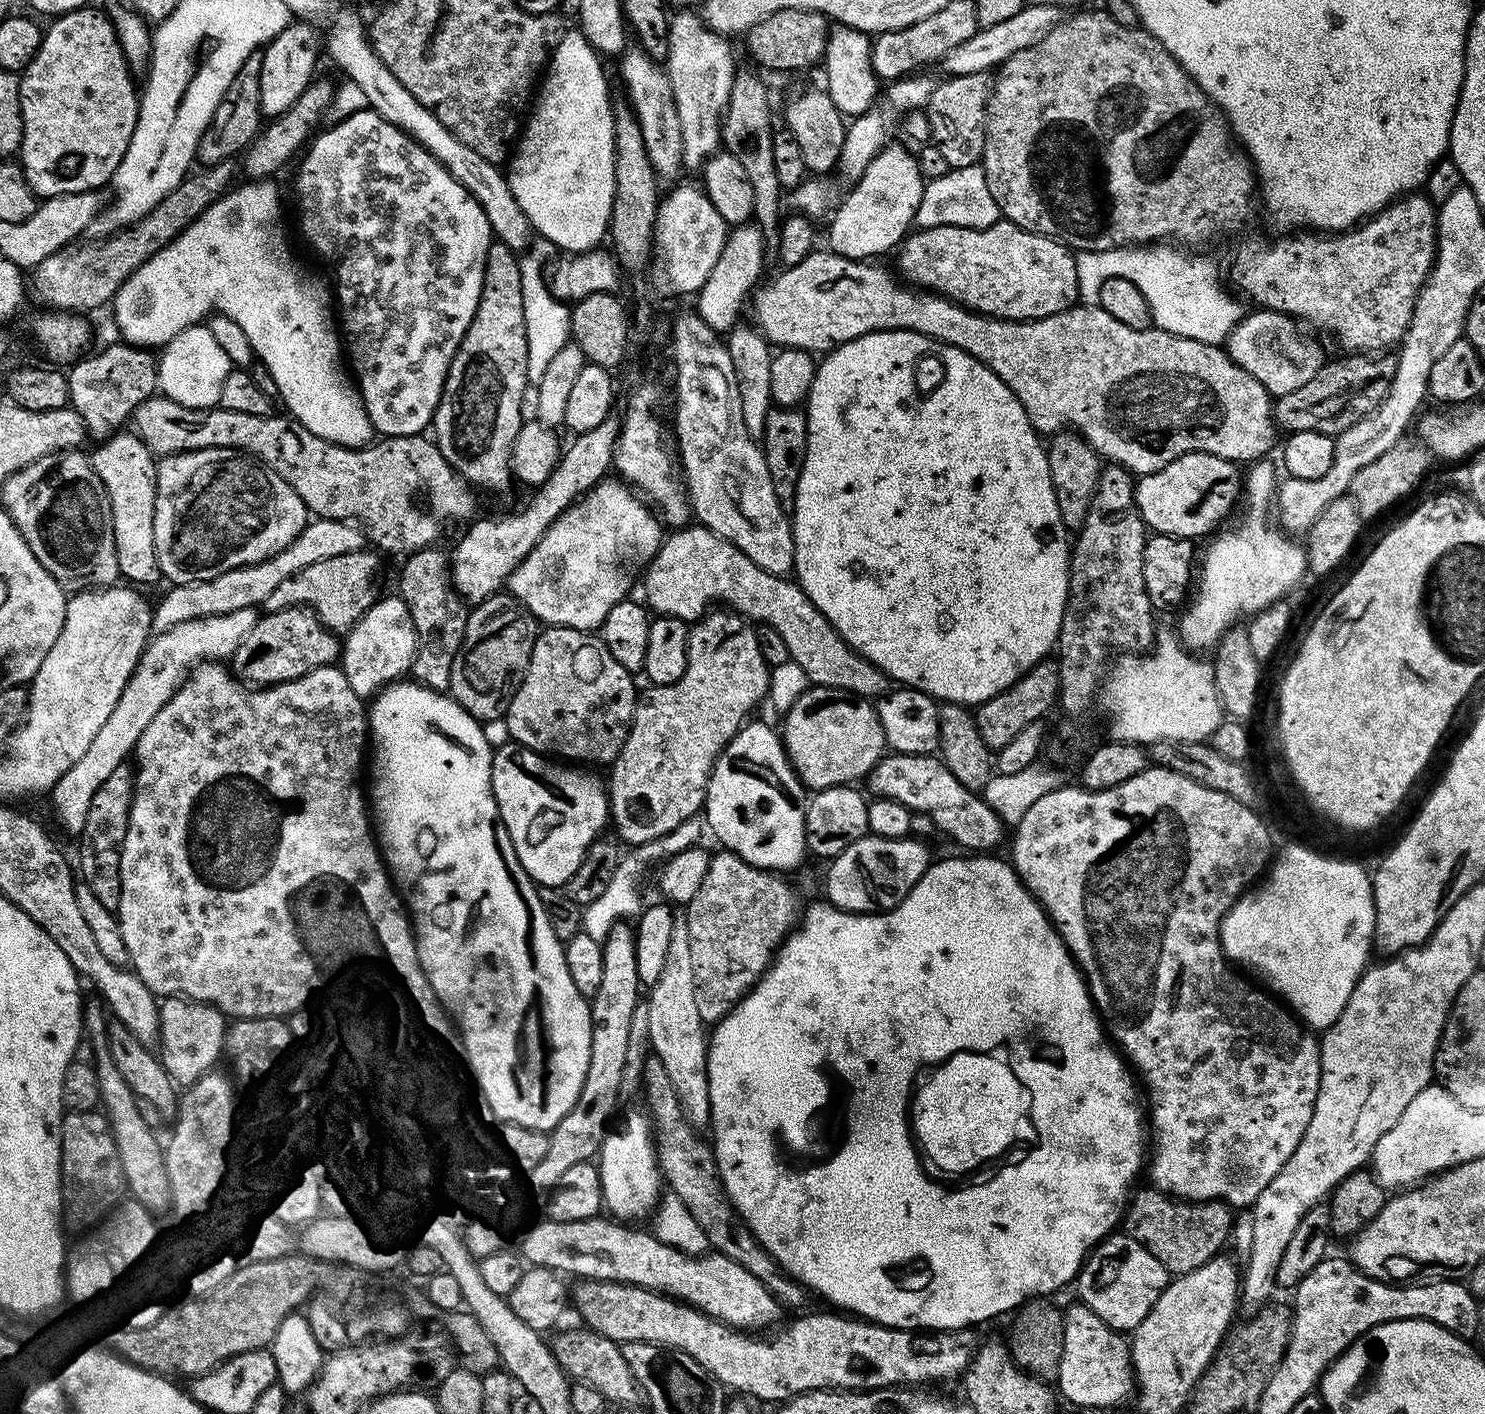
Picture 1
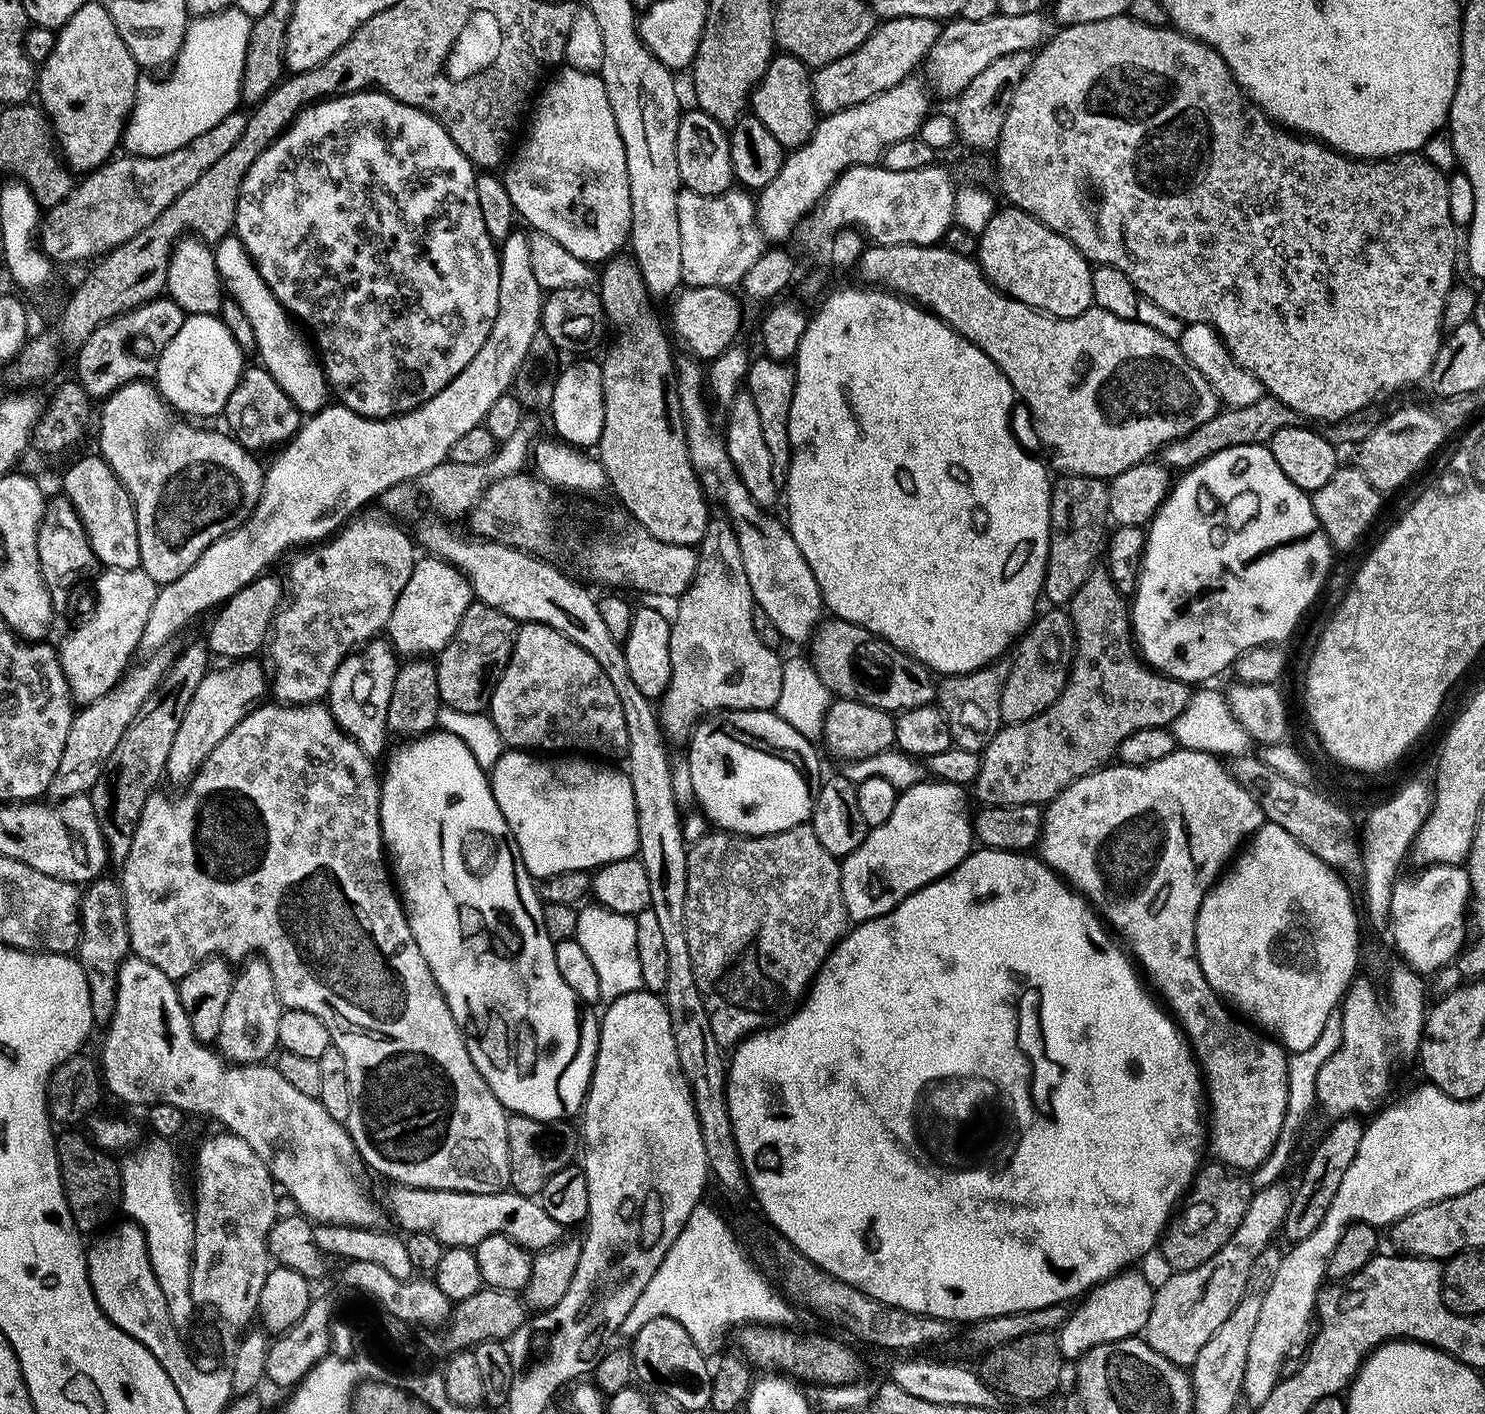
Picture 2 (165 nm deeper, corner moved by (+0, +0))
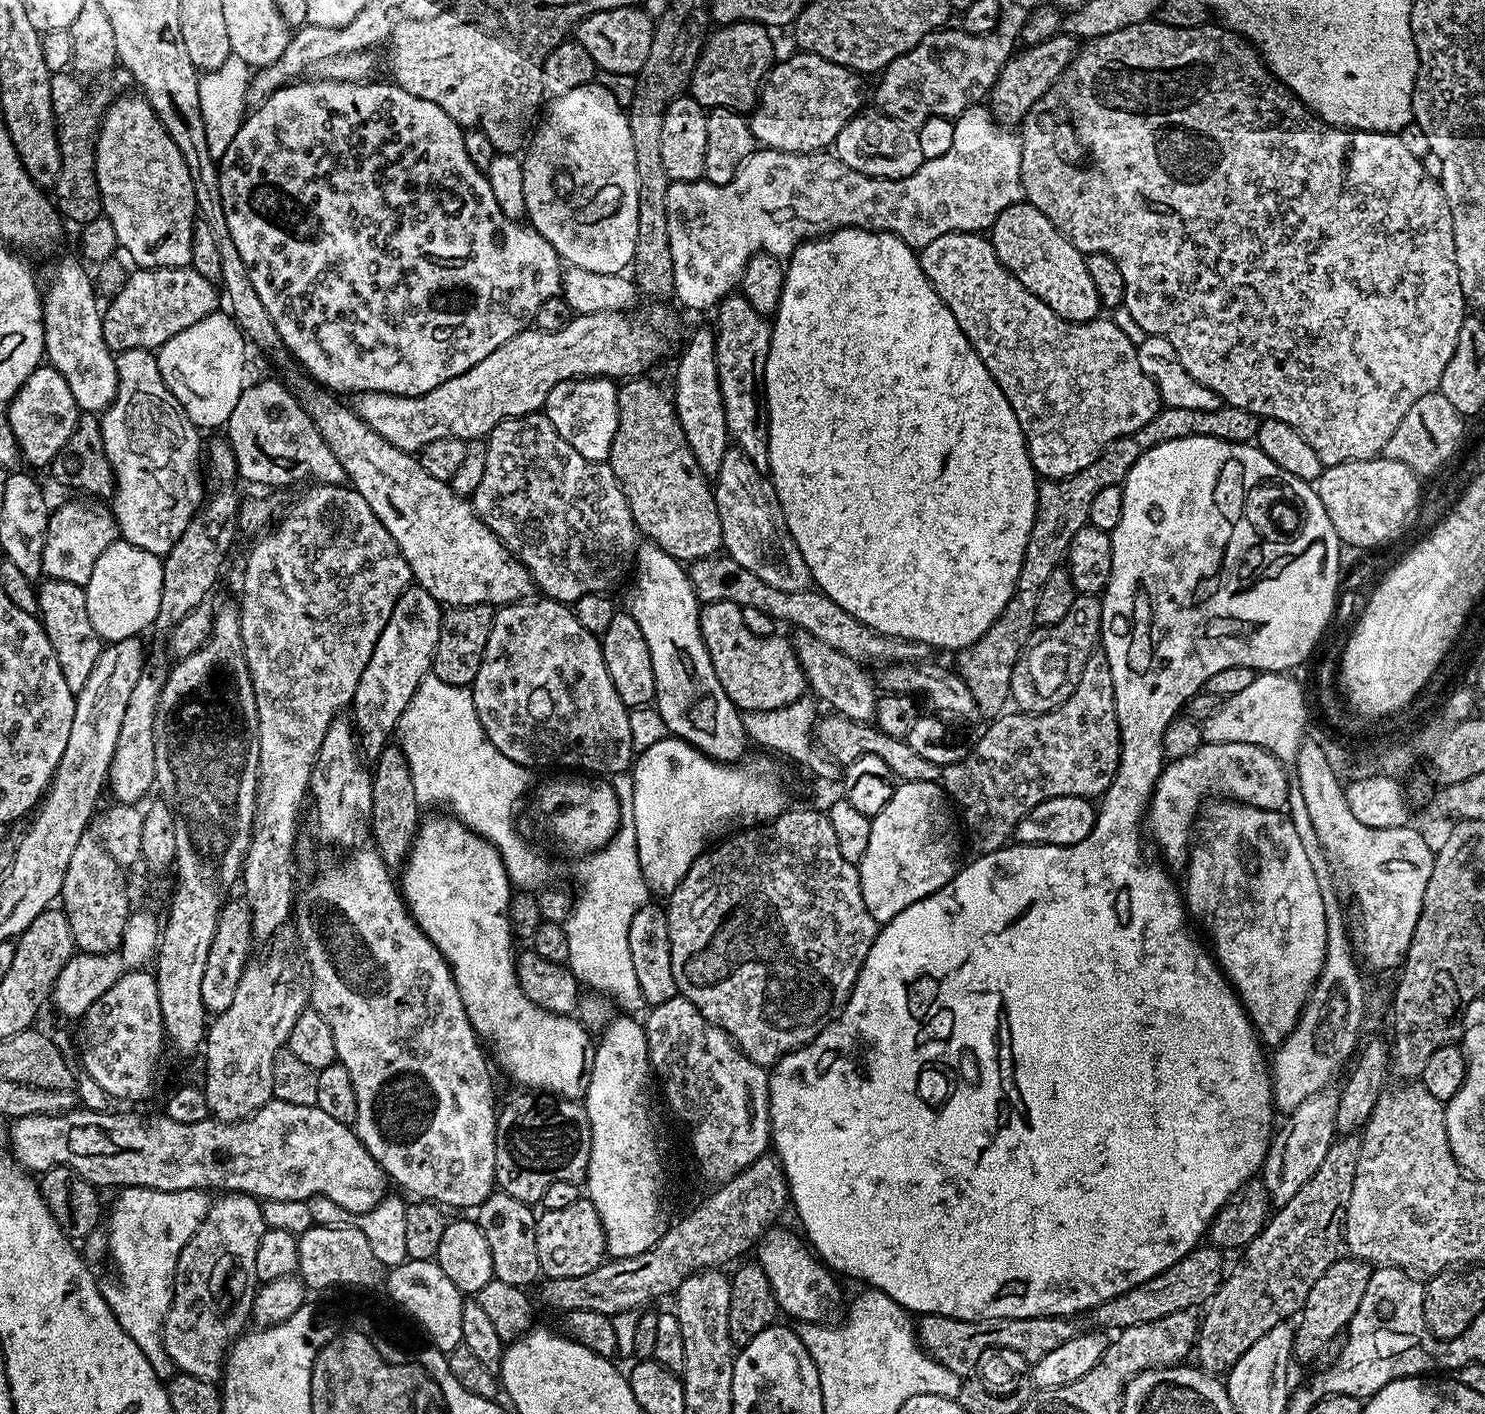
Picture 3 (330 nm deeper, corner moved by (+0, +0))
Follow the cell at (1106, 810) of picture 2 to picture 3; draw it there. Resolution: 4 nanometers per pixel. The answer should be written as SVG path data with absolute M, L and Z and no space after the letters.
M1222 742L1201 744L1194 754L1186 754L1186 758L1178 758L1165 763L1156 785L1152 788L1150 807L1146 812L1146 828L1152 831L1152 840L1160 847L1164 855L1165 865L1183 869L1188 862L1190 851L1189 837L1179 836L1172 832L1168 836L1168 828L1164 820L1180 820L1180 828L1191 833L1194 821L1201 811L1202 805L1211 792L1220 798L1233 802L1249 804L1251 808L1265 808L1268 812L1279 812L1287 802L1287 786L1289 773L1284 773L1285 765L1274 754L1265 748L1259 748L1246 742Z

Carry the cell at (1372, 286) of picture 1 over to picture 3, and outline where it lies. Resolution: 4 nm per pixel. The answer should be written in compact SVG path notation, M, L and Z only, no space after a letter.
M1149 22L1138 26L1126 26L1126 30L1117 30L1114 34L1106 34L1097 40L1087 41L1077 51L1068 69L1058 78L1058 82L1054 82L1054 86L1050 86L1050 90L1046 90L1046 94L1042 94L1042 98L1038 98L1034 106L1030 106L1030 110L1018 125L1023 199L1034 205L1042 214L1046 214L1046 218L1050 218L1054 227L1078 251L1085 254L1101 252L1114 258L1114 262L1118 262L1118 270L1122 270L1122 278L1126 278L1123 311L1128 312L1130 318L1134 318L1134 322L1138 322L1141 333L1166 338L1166 342L1174 346L1186 374L1190 374L1190 378L1194 378L1202 386L1214 390L1214 394L1218 394L1227 407L1252 412L1257 418L1286 422L1286 426L1298 430L1298 434L1302 434L1302 438L1310 442L1314 454L1318 454L1318 458L1326 466L1351 460L1371 460L1383 453L1386 442L1390 442L1390 434L1394 434L1394 430L1398 430L1398 422L1406 418L1406 410L1410 410L1410 406L1414 406L1418 398L1439 389L1442 370L1446 370L1446 362L1450 362L1450 354L1454 354L1454 346L1458 346L1458 330L1462 330L1462 322L1466 315L1466 301L1462 294L1462 282L1458 282L1458 262L1454 250L1454 218L1450 214L1450 202L1446 202L1446 194L1439 179L1426 174L1423 159L1412 153L1412 148L1403 140L1405 138L1403 135L1395 132L1357 132L1351 128L1338 128L1335 124L1328 124L1313 114L1285 84L1280 83L1273 76L1259 52L1243 36L1227 26L1215 28L1214 24L1209 22L1202 28L1182 30L1159 22Z

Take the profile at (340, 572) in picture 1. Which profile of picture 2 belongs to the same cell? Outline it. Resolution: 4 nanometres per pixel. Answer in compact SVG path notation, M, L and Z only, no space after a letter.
M261 574L255 580L238 590L230 599L215 609L216 617L208 628L206 643L213 657L221 656L221 661L235 662L246 660L257 655L256 651L265 647L270 636L272 621L286 600L286 588L276 576Z

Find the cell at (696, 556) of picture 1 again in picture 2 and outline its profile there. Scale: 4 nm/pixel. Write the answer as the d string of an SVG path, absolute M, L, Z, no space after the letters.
M828 618L817 624L811 648L811 666L833 697L862 702L893 714L926 706L936 699L938 680L931 668L848 620Z

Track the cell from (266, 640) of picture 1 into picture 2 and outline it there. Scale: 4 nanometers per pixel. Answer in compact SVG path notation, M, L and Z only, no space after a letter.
M256 658L238 660L220 666L224 668L213 667L205 671L202 682L198 682L198 690L194 690L194 698L190 698L190 706L186 706L182 726L178 726L174 734L174 746L170 746L166 769L166 780L170 783L186 786L191 782L206 762L210 750L214 750L214 746L244 720L257 702L265 699L270 680L266 672L264 676L264 668L258 661Z

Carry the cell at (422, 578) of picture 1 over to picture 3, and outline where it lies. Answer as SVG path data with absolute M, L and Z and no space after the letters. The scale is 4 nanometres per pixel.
M389 746L382 750L382 754L375 757L374 764L376 768L371 769L372 774L372 819L370 821L370 832L372 828L372 836L374 847L384 863L389 869L396 870L403 865L408 858L408 851L412 849L412 843L416 841L416 833L422 823L422 805L420 799L414 794L414 778L410 774L410 766L404 757L404 751L399 746Z

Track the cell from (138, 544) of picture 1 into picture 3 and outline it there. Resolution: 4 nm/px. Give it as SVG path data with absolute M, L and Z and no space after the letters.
M72 498L61 508L53 507L48 518L48 528L44 532L42 546L41 573L47 579L74 582L85 586L90 582L94 564L102 552L118 539L116 518L103 503L89 502L84 498Z

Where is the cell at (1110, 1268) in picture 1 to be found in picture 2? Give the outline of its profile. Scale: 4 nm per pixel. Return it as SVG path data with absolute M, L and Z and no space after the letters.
M1125 1270L1097 1284L1075 1305L1076 1309L1071 1309L1068 1320L1058 1329L1060 1353L1065 1361L1079 1361L1081 1356L1094 1350L1094 1346L1128 1340L1143 1333L1150 1318L1154 1284L1136 1271Z

